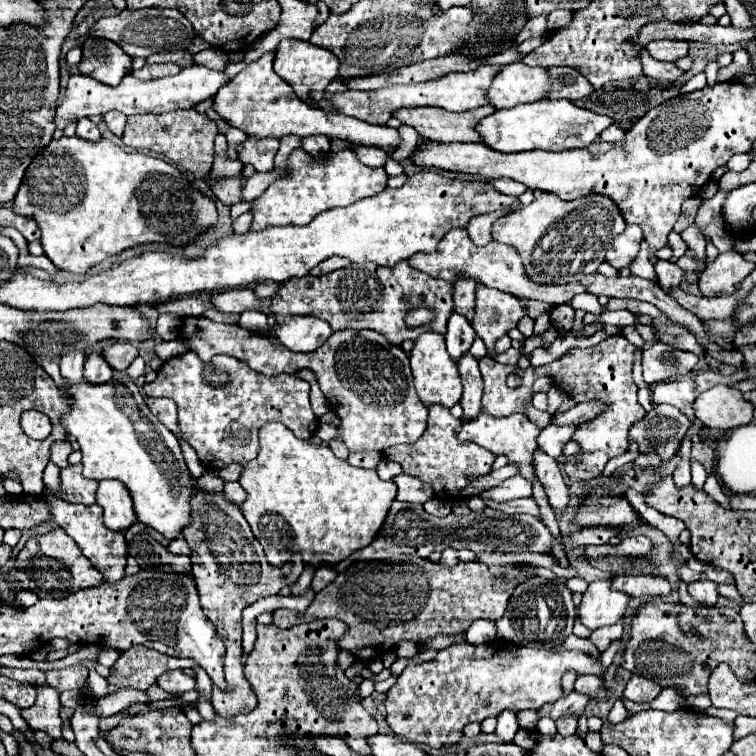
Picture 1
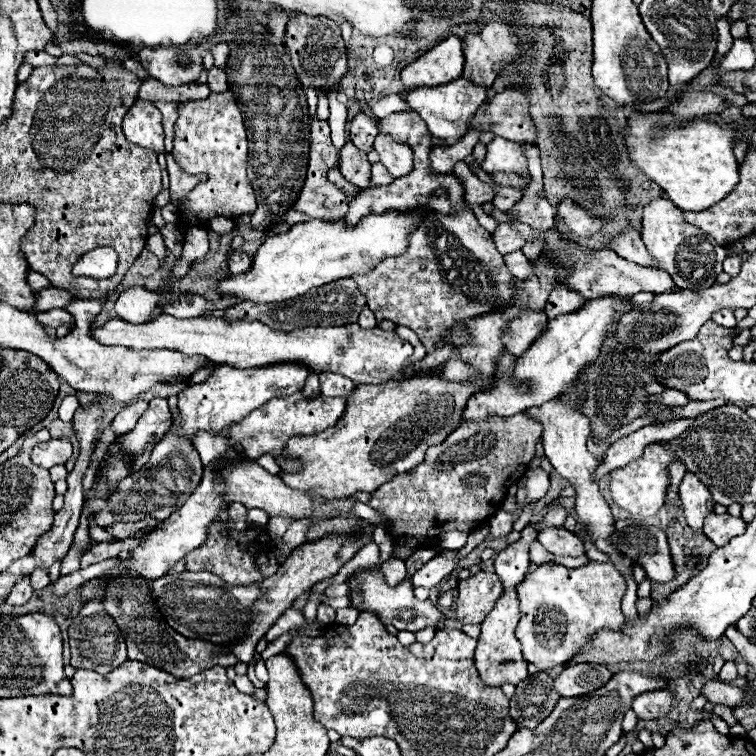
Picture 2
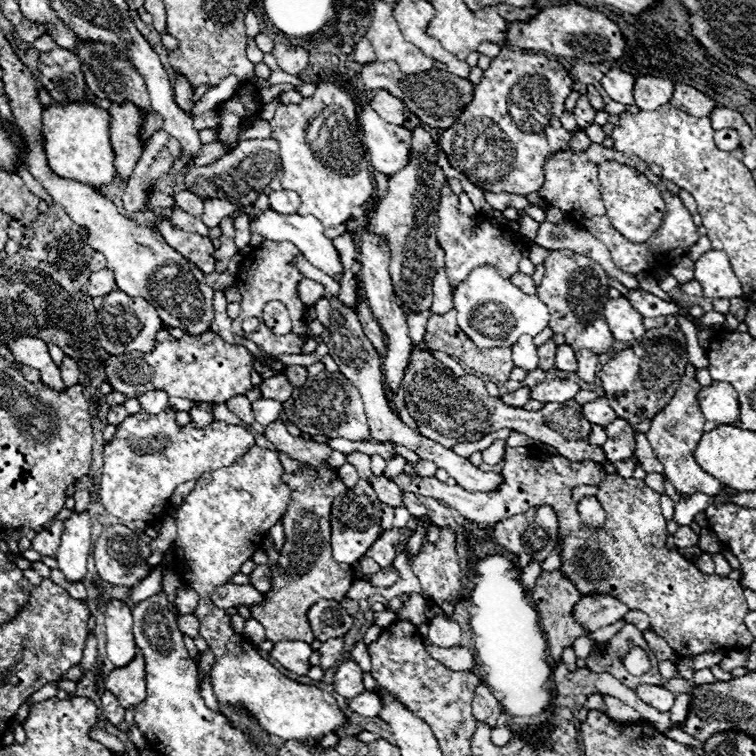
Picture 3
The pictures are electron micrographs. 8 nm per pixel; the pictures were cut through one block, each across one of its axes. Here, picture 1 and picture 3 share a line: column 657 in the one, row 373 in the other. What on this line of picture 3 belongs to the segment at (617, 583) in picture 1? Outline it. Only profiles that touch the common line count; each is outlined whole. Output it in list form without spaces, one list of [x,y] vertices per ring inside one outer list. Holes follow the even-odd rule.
[[[580,350],[576,352],[576,362],[578,362],[578,370],[576,370],[576,376],[588,384],[592,384],[596,380],[596,374],[600,370],[600,364],[598,364],[598,356],[590,350]]]

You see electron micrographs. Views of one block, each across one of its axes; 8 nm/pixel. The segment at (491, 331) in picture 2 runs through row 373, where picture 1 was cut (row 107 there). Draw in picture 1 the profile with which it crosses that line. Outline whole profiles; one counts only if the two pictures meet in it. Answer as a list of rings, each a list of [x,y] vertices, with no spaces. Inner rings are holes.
[[[480,106],[468,112],[448,112],[444,108],[402,108],[394,116],[414,126],[424,140],[432,142],[482,142],[476,124],[496,112],[494,106]]]

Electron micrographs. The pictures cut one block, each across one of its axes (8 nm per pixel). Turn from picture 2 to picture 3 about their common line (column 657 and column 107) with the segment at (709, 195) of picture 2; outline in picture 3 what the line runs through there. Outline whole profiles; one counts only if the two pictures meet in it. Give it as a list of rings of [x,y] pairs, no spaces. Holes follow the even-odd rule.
[[[82,102],[52,104],[42,108],[42,142],[48,166],[54,174],[88,186],[114,180],[114,150],[108,138],[110,114],[98,106]]]

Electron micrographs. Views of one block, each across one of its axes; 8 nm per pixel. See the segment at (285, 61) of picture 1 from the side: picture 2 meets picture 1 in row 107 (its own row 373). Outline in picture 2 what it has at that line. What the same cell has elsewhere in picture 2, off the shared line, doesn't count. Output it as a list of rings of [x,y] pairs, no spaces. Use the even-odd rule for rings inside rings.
[[[313,373],[305,381],[303,394],[307,397],[315,397],[320,393],[320,382],[318,374]]]

